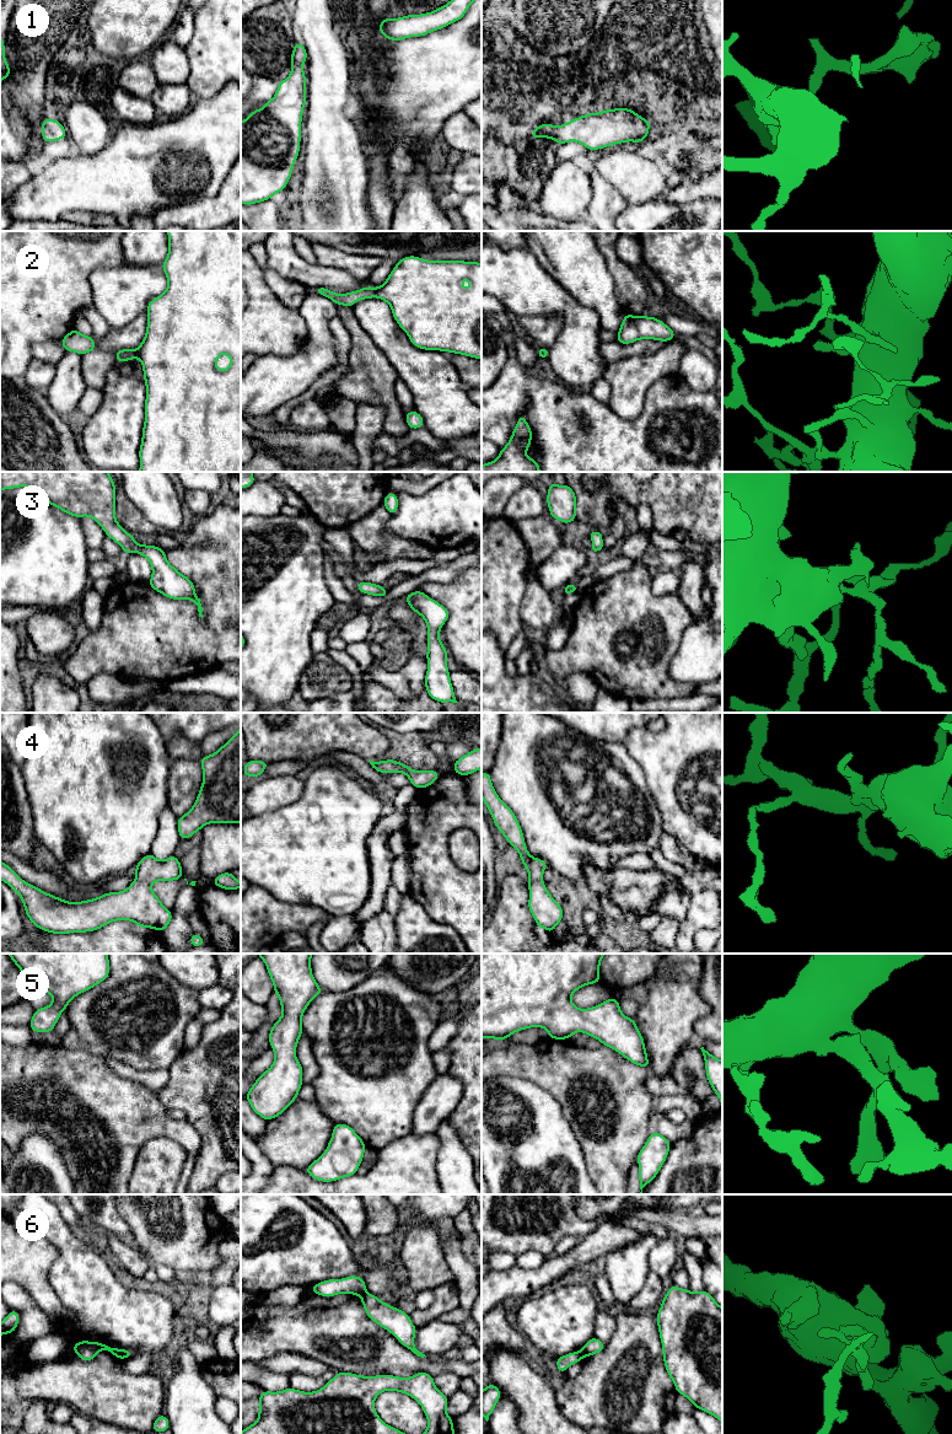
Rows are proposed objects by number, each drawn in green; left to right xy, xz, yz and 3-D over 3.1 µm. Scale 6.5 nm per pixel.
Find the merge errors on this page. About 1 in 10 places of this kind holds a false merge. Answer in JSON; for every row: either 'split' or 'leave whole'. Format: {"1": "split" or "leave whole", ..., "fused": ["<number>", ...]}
{"1": "leave whole", "2": "leave whole", "3": "leave whole", "4": "leave whole", "5": "leave whole", "6": "split", "fused": ["6"]}

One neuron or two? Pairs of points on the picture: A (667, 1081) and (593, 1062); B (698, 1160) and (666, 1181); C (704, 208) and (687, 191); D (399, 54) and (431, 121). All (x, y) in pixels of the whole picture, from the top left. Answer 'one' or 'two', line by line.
A: two
B: one
C: two
D: one

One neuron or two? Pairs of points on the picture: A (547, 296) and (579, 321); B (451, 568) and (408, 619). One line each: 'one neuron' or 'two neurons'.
A: one neuron
B: two neurons

